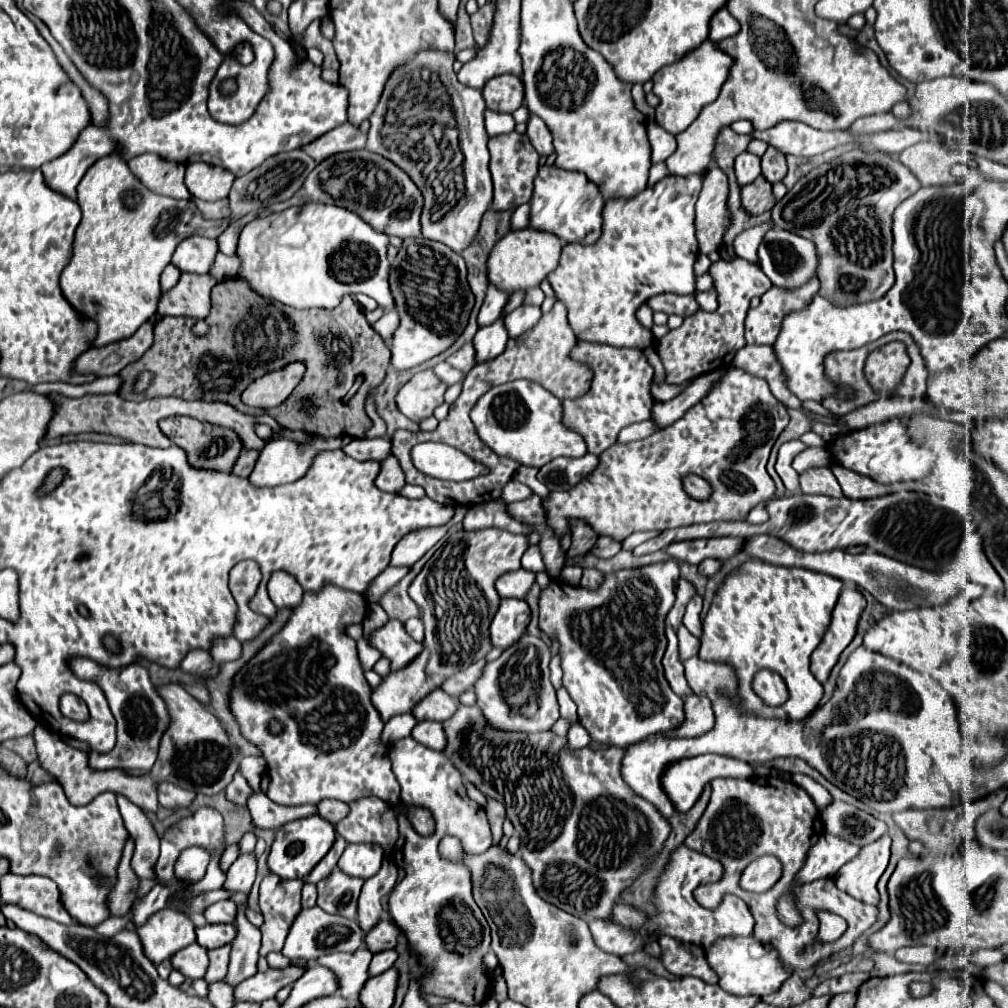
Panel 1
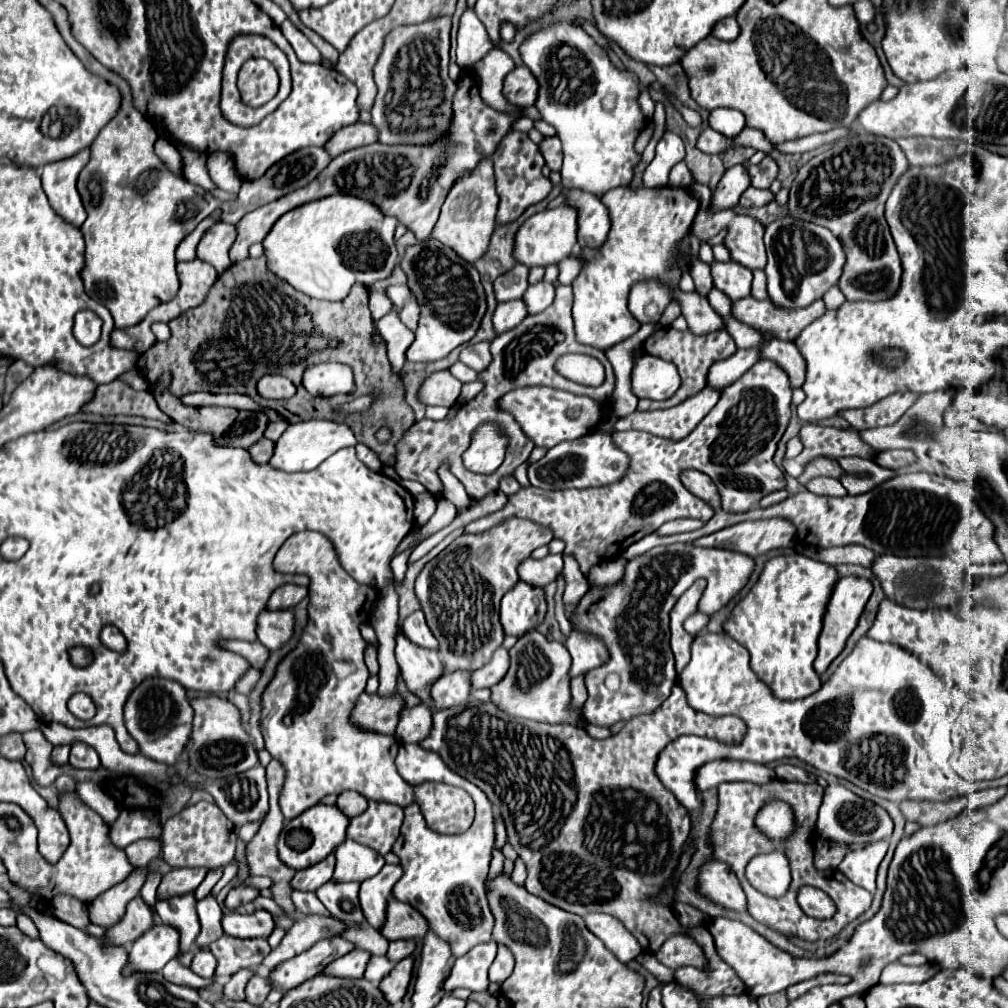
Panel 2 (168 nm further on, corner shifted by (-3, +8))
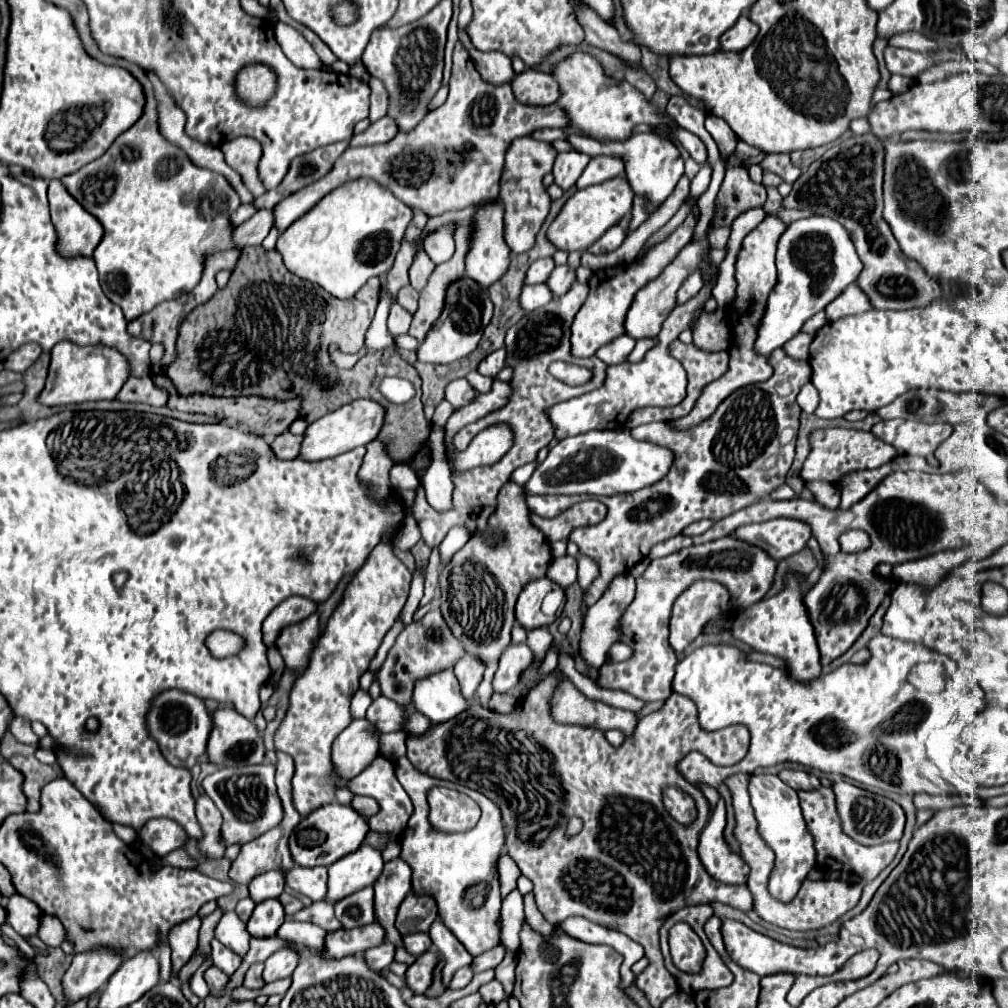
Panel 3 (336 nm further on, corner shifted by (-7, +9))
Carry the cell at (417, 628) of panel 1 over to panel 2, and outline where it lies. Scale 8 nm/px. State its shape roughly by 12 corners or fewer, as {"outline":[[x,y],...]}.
{"outline":[[422,610],[404,620],[402,632],[420,648],[438,648]]}

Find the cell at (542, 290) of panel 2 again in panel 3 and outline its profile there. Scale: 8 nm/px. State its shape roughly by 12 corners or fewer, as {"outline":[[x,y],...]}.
{"outline":[[556,267],[546,285],[554,299],[562,297],[574,281],[574,271]]}

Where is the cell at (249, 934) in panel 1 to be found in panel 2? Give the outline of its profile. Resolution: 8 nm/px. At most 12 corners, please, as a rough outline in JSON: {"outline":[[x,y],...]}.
{"outline":[[242,968],[224,986],[228,1000],[244,1000],[252,970]]}

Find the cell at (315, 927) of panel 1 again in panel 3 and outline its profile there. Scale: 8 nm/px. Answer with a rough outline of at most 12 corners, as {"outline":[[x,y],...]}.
{"outline":[[284,947],[264,961],[264,981],[290,977],[298,949]]}

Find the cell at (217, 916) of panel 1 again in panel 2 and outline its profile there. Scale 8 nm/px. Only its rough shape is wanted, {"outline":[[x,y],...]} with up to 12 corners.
{"outline":[[240,884],[228,892],[228,910],[254,902],[258,888]]}

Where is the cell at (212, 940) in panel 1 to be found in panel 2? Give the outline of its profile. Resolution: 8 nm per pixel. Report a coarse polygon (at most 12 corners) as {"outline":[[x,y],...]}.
{"outline":[[266,910],[246,916],[228,912],[222,928],[234,938],[268,938],[274,916]]}

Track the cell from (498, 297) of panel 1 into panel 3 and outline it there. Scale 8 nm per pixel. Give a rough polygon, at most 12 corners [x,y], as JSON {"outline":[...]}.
{"outline":[[550,257],[530,265],[524,285],[544,283],[554,263]]}

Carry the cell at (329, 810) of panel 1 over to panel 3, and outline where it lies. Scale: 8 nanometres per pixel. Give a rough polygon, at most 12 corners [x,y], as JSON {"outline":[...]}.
{"outline":[[354,795],[350,807],[364,819],[380,809],[376,799]]}

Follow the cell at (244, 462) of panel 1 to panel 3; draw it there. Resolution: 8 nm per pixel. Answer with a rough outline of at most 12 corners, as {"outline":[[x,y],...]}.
{"outline":[[282,433],[270,443],[278,459],[294,459],[300,435]]}

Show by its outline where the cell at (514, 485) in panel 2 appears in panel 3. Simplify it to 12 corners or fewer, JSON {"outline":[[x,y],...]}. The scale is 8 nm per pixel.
{"outline":[[534,461],[517,468],[511,481],[521,486],[530,479],[537,465]]}

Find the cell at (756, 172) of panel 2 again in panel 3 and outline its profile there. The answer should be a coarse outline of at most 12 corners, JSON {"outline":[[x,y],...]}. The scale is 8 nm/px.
{"outline":[[728,167],[716,201],[728,201],[730,225],[750,207],[762,207],[766,187],[754,183],[746,167]]}

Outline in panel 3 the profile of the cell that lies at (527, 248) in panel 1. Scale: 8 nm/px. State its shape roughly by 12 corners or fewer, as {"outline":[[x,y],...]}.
{"outline":[[626,177],[576,191],[546,237],[586,251],[632,211]]}

